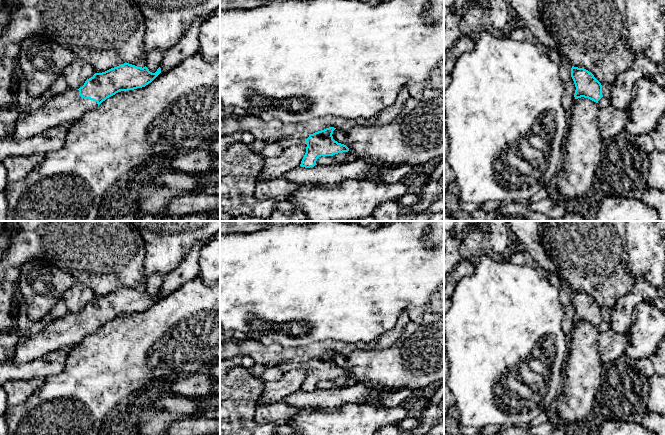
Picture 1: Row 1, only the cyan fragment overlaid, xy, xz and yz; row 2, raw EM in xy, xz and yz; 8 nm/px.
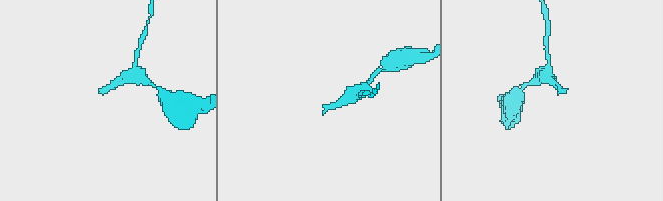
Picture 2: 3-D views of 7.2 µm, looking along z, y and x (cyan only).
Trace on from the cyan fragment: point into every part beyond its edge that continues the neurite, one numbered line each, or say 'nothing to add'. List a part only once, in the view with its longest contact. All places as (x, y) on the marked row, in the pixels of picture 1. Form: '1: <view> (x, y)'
1: xy (67, 107)

